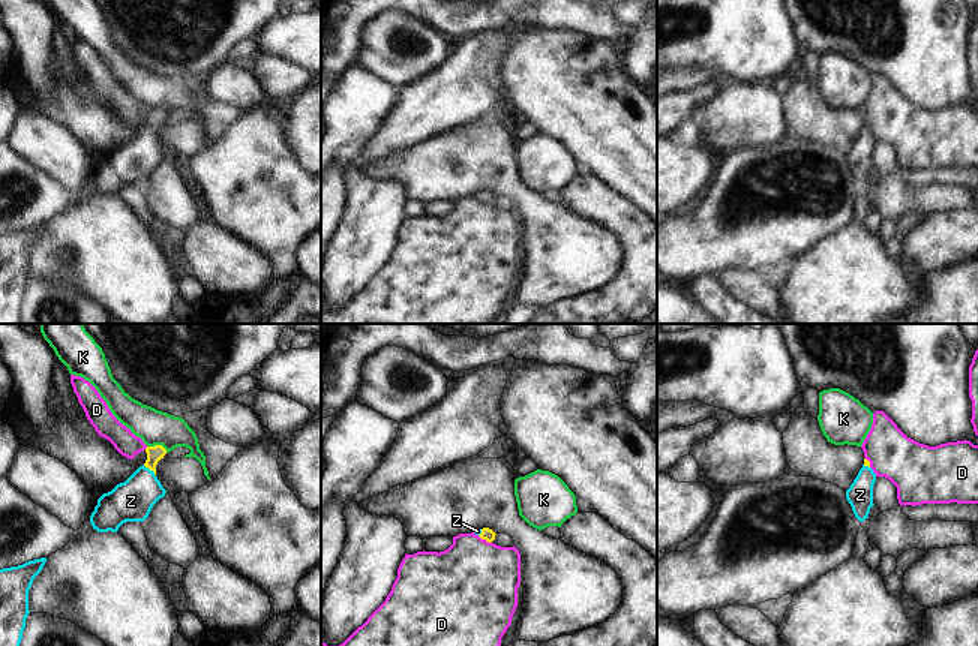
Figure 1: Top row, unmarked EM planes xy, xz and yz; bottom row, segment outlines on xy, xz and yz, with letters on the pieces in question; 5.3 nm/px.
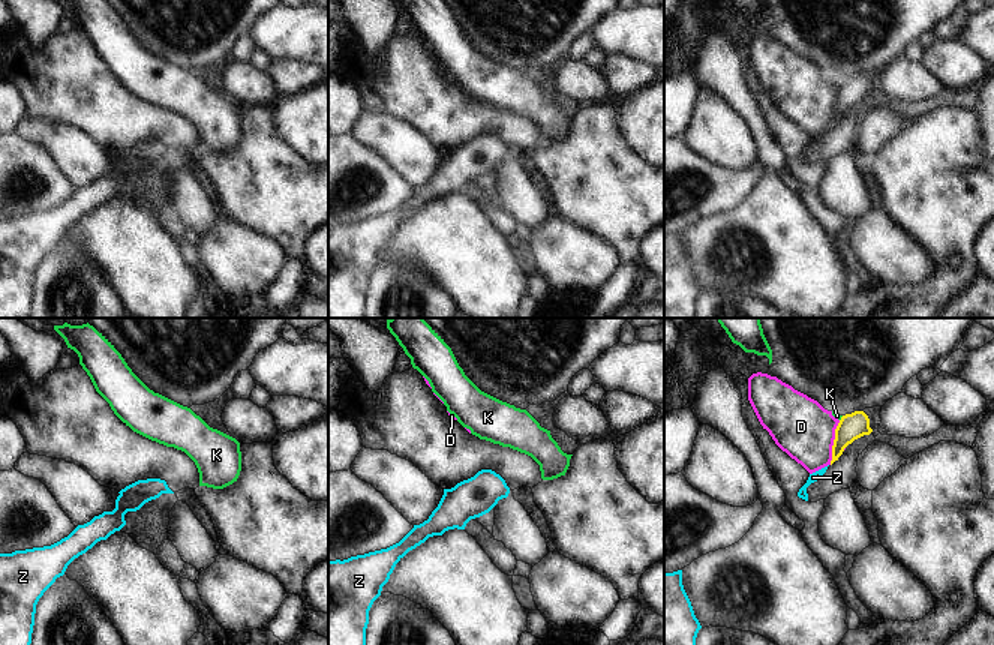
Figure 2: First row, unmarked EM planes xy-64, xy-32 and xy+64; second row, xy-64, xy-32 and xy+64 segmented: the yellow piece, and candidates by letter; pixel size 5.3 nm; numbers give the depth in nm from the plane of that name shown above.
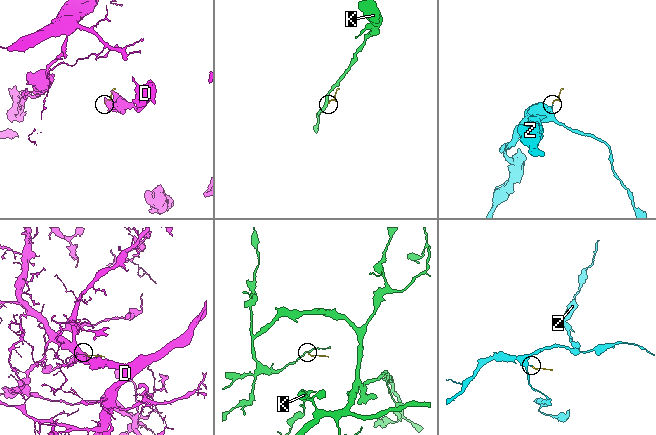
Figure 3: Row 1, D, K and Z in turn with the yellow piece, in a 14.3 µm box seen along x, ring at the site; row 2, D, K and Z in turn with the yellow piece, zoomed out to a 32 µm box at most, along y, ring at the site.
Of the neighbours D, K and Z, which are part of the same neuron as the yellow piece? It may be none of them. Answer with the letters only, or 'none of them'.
Z

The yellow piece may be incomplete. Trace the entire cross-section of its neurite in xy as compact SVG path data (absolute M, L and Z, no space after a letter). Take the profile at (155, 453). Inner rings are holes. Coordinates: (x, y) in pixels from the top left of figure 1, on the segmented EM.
M162 445L147 447L147 460L124 483L98 499L90 523L98 532L117 532L126 522L144 522L153 505L166 490L156 477L156 465L166 450Z

